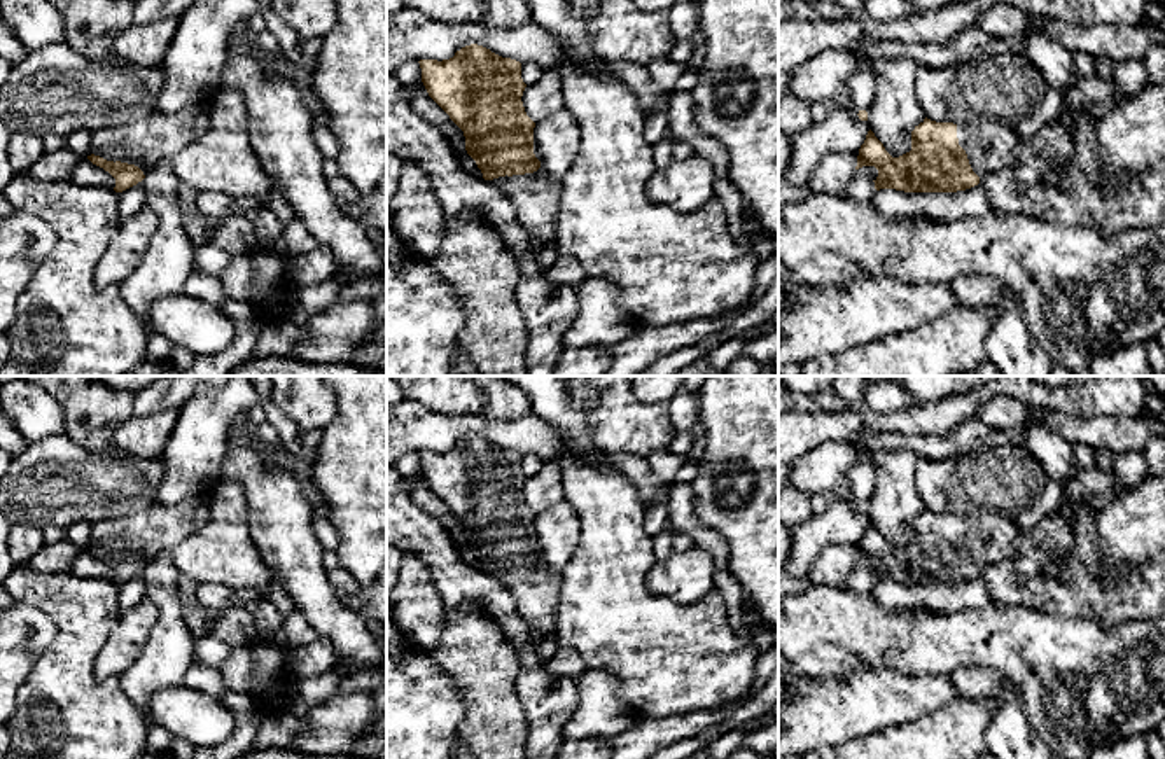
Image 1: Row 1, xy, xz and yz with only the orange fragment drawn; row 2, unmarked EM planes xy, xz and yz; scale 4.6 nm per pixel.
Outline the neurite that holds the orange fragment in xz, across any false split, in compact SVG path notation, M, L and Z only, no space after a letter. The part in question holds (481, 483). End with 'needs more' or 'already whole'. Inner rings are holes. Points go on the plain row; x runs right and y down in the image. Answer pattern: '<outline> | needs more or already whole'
M471 435L450 451L420 451L422 474L429 488L464 523L465 542L490 572L518 602L520 614L532 630L544 637L555 633L563 577L541 558L534 546L535 514L527 507L521 488L527 476L521 455L502 449L490 441Z | needs more

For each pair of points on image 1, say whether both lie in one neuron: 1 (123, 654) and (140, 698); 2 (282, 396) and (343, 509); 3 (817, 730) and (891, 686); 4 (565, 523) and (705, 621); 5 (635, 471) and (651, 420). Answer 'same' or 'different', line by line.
1: different
2: different
3: same
4: different
5: different

